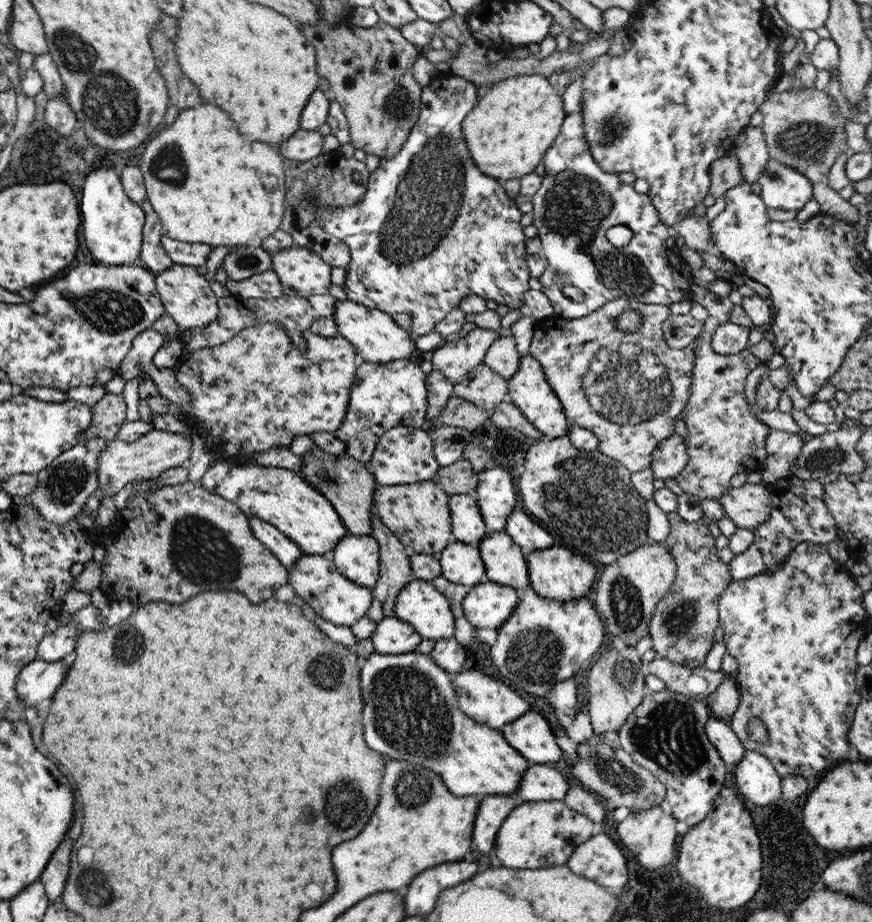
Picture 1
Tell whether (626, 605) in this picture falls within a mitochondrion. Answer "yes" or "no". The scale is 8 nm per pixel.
yes

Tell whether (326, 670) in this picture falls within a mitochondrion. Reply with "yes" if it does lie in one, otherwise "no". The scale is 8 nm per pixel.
yes

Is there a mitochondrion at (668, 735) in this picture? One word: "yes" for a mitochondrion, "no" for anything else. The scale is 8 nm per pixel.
yes

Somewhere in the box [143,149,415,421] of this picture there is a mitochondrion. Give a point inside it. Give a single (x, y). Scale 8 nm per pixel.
(246, 262)

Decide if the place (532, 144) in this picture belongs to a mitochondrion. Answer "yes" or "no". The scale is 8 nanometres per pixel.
no

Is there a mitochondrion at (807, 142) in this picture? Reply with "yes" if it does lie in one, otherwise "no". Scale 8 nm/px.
yes

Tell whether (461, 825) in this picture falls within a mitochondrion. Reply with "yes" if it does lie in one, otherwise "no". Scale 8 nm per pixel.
no

